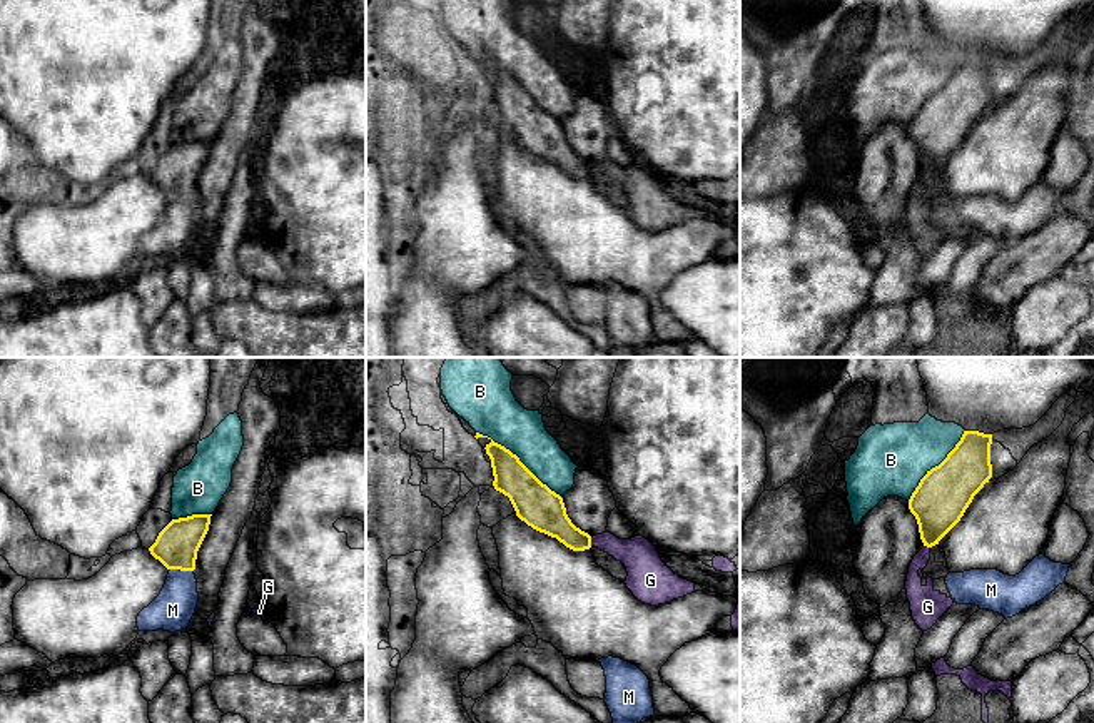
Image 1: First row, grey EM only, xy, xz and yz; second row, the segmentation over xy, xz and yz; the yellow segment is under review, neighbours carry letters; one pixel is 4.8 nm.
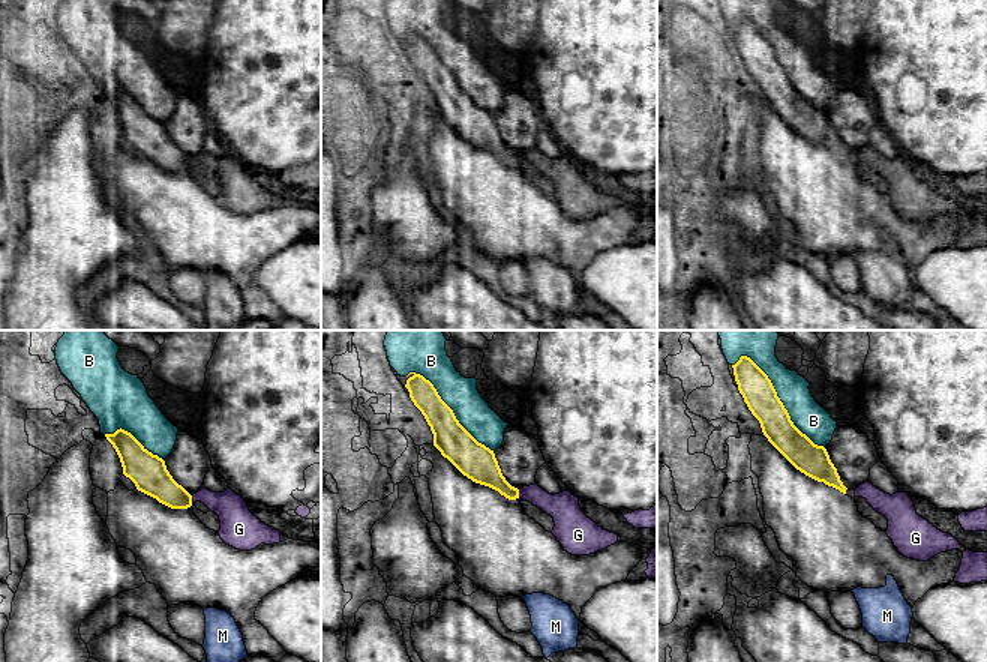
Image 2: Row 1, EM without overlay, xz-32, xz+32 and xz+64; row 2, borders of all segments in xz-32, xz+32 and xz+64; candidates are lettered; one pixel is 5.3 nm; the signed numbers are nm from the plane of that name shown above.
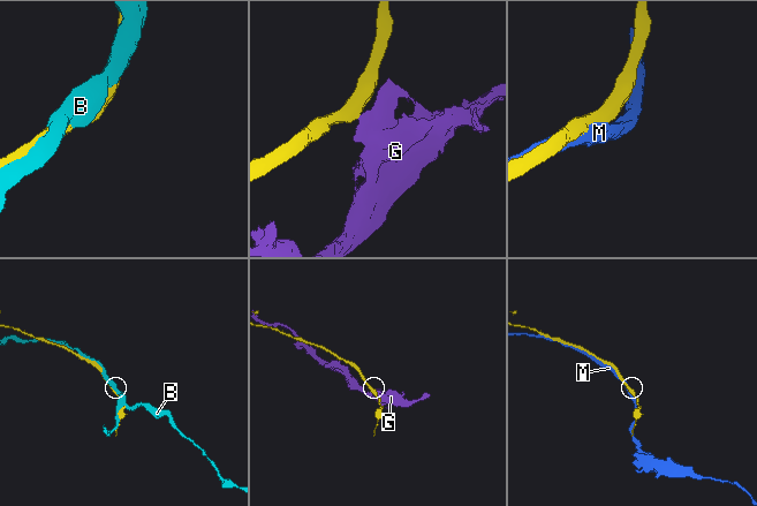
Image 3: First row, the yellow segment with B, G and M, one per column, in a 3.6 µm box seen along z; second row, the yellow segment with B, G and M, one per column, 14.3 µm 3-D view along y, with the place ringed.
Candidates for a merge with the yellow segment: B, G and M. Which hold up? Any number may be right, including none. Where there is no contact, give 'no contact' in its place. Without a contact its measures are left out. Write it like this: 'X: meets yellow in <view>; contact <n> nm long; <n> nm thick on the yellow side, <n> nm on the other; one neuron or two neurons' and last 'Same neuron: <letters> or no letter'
B: meets yellow in xz; contact 500 nm long; 200 nm thick on the yellow side, 240 nm on the other; two neurons
G: meets yellow in xz; contact 40 nm long; 190 nm thick on the yellow side, 170 nm on the other; two neurons
M: meets yellow in xy; contact 110 nm long; 200 nm thick on the yellow side, 200 nm on the other; two neurons
Same neuron: no letter

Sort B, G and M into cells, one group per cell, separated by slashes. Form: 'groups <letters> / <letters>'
groups B / G / M

